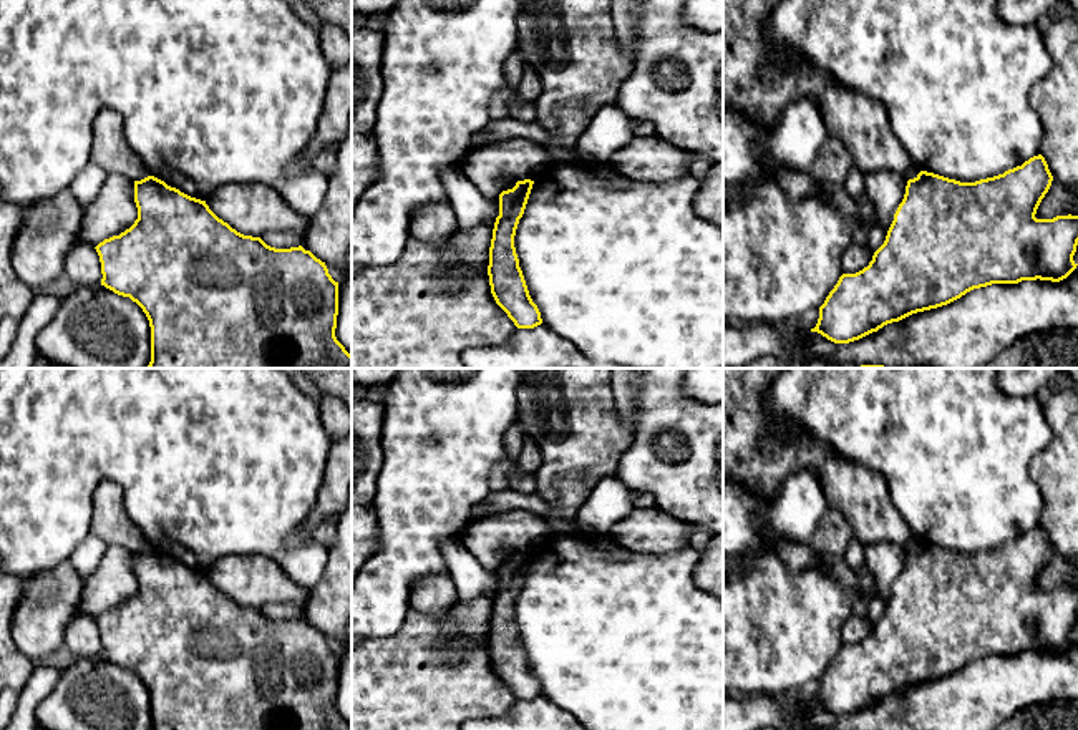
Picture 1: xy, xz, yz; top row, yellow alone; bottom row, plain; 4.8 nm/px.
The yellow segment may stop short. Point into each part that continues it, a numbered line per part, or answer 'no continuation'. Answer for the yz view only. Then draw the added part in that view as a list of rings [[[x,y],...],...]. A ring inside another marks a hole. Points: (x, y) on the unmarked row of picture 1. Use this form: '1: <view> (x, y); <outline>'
no continuation

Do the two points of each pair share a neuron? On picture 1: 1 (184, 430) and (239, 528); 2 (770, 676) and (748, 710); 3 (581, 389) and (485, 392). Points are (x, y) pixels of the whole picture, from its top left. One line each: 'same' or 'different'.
1: same
2: different
3: different

